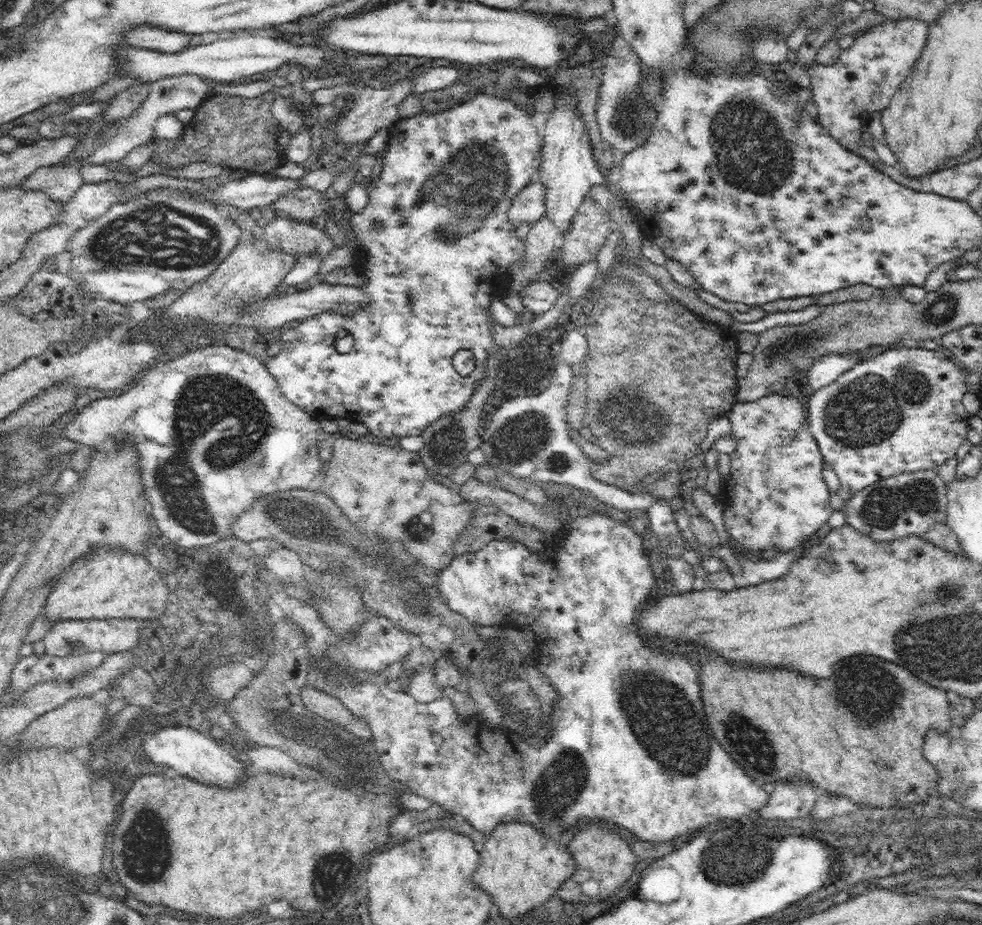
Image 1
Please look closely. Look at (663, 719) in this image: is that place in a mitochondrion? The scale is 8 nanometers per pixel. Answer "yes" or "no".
yes

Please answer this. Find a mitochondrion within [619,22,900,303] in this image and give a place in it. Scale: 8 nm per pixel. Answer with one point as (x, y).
(752, 151)

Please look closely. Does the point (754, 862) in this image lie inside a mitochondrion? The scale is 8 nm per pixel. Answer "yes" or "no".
yes

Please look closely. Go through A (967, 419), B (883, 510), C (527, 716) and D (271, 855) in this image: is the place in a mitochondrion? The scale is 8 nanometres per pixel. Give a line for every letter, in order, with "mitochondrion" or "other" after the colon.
A: other
B: mitochondrion
C: mitochondrion
D: other

